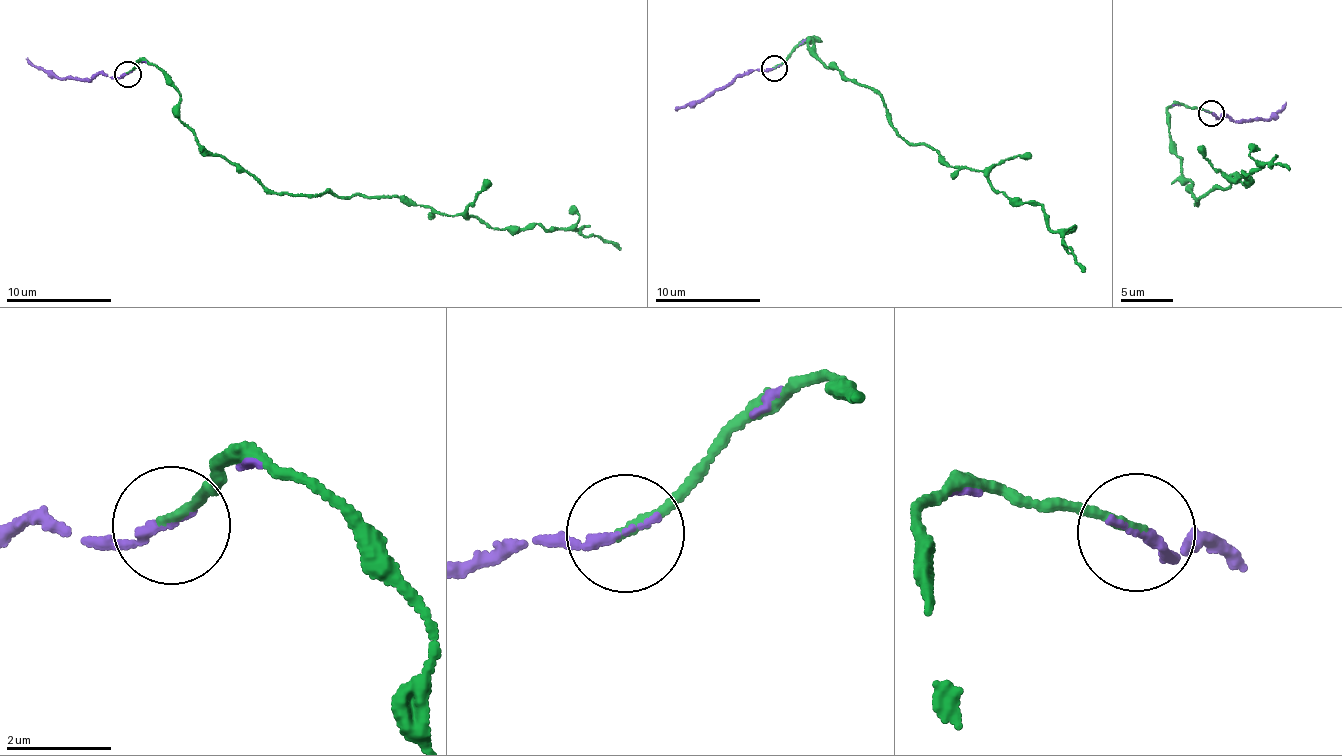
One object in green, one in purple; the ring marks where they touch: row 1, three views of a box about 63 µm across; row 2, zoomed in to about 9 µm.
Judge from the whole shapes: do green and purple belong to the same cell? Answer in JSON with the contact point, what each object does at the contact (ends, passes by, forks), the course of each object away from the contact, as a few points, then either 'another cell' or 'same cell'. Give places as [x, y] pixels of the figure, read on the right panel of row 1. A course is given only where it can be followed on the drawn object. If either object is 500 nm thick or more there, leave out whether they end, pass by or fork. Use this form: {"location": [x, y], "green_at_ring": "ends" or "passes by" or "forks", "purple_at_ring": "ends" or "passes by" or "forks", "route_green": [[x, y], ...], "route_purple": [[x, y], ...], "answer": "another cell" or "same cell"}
{"location": [1211, 113], "green_at_ring": "ends", "purple_at_ring": "ends", "route_green": [[1210, 112], [1166, 111], [1195, 203], [1236, 173], [1246, 183], [1241, 175], [1267, 163], [1288, 169]], "route_purple": [[1210, 112], [1245, 122], [1270, 120], [1285, 103]], "answer": "same cell"}

